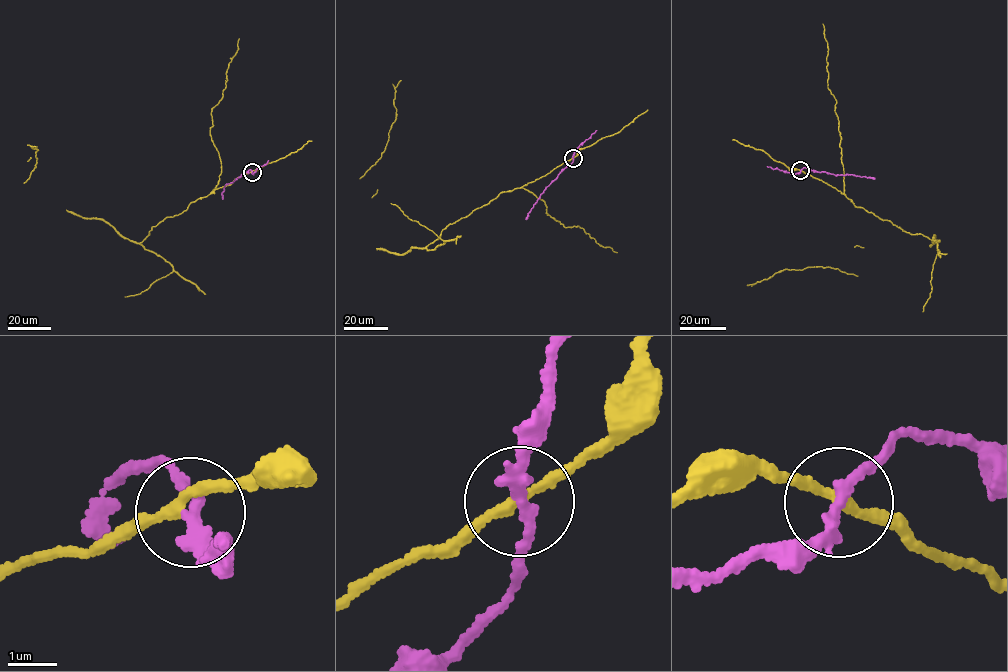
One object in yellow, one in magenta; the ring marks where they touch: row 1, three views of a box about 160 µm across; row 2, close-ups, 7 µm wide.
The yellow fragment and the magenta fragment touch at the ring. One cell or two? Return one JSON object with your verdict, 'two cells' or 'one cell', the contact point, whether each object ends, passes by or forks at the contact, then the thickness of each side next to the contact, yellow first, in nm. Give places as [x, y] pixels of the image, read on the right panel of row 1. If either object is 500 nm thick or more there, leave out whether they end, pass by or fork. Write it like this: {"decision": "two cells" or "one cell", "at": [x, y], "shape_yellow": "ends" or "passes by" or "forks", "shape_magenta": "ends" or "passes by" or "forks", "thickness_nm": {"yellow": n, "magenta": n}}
{"decision": "two cells", "at": [800, 170], "shape_yellow": "passes by", "shape_magenta": "passes by", "thickness_nm": {"yellow": 190, "magenta": 200}}

